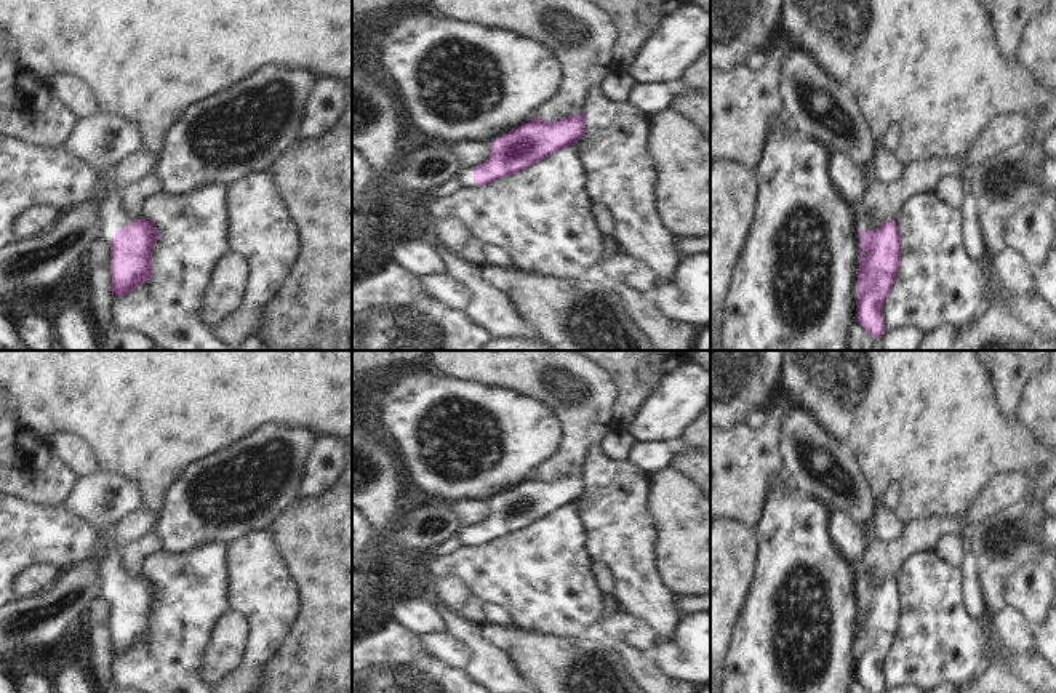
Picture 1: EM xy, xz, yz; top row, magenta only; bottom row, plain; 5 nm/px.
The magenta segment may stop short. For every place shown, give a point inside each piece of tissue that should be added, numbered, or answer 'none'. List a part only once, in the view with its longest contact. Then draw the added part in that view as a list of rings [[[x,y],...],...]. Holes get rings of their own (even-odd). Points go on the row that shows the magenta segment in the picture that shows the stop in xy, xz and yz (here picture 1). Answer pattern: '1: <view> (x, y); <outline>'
1: xy (116, 215); [[[104,192],[101,211],[106,222],[106,240],[114,242],[115,234],[131,224],[136,218],[126,210],[122,192]]]

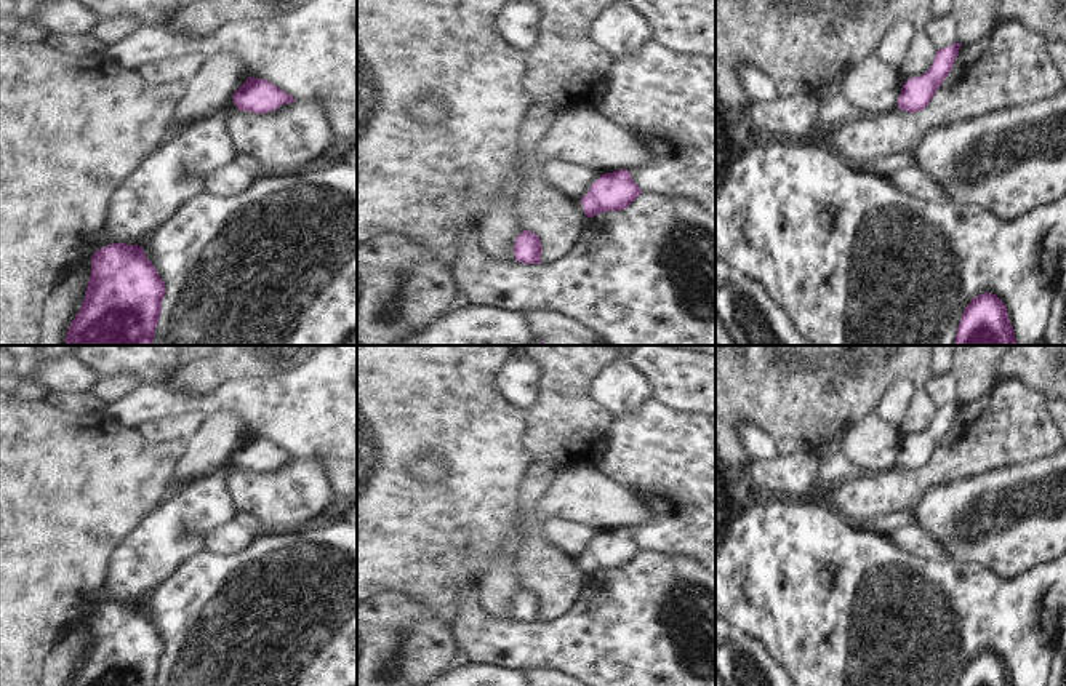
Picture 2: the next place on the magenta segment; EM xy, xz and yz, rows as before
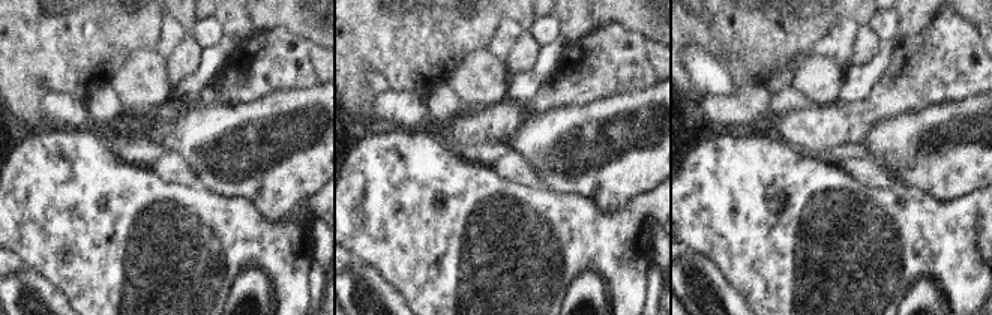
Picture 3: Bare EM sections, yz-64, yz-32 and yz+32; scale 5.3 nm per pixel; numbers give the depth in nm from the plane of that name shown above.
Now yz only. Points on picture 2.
none

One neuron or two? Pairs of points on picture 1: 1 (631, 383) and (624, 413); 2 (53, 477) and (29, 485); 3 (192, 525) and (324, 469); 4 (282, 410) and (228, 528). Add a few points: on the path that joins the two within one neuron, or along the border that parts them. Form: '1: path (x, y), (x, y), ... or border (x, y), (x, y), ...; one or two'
1: path (631, 391), (629, 405); one
2: path (47, 477), (36, 479); one
3: border (319, 442), (309, 460), (304, 485), (295, 504); two
4: border (312, 429), (266, 424), (240, 439); two

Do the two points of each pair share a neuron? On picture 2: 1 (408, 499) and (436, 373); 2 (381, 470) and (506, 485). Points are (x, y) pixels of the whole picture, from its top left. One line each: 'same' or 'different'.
1: same
2: same

